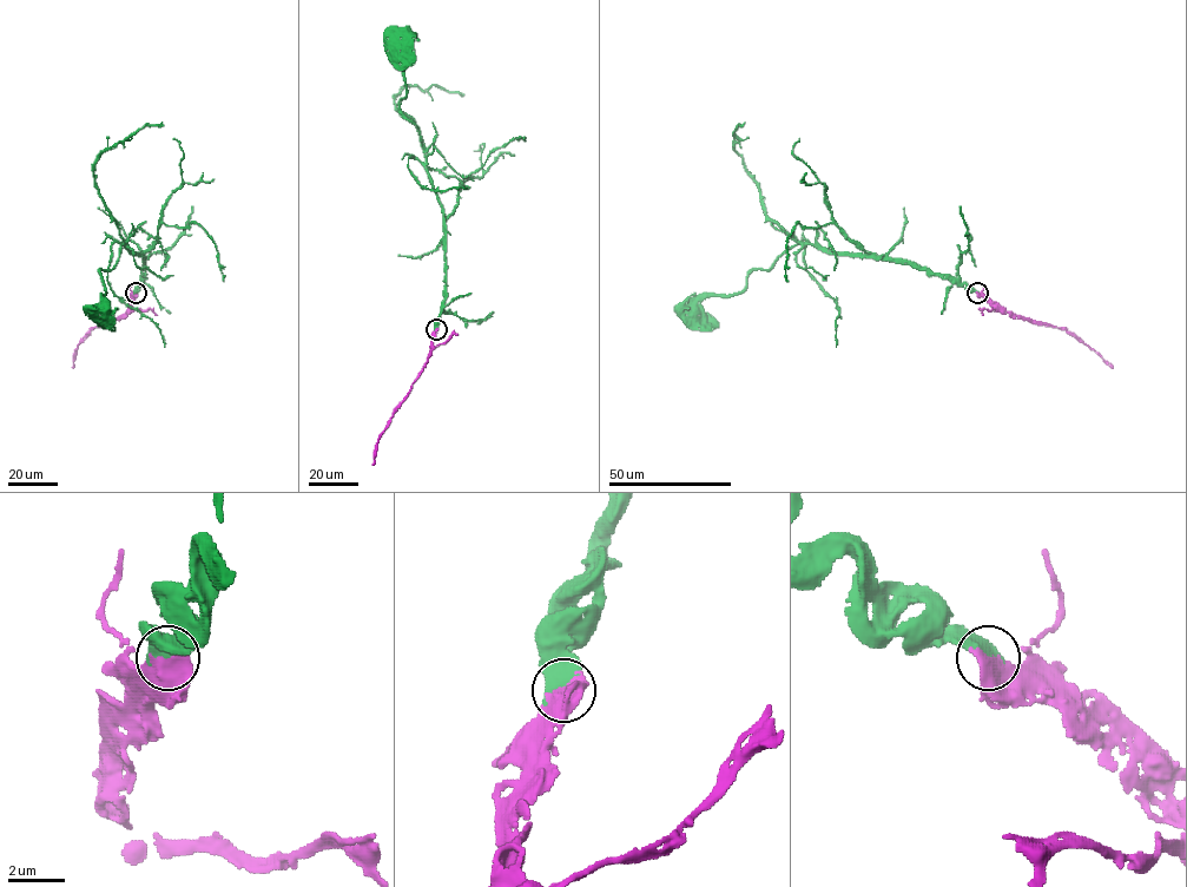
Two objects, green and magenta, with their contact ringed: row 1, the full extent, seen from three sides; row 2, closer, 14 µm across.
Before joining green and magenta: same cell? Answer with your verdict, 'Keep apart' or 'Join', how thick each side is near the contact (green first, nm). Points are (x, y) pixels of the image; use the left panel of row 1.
Join. Thickness 550 nm (green) against 600 nm

